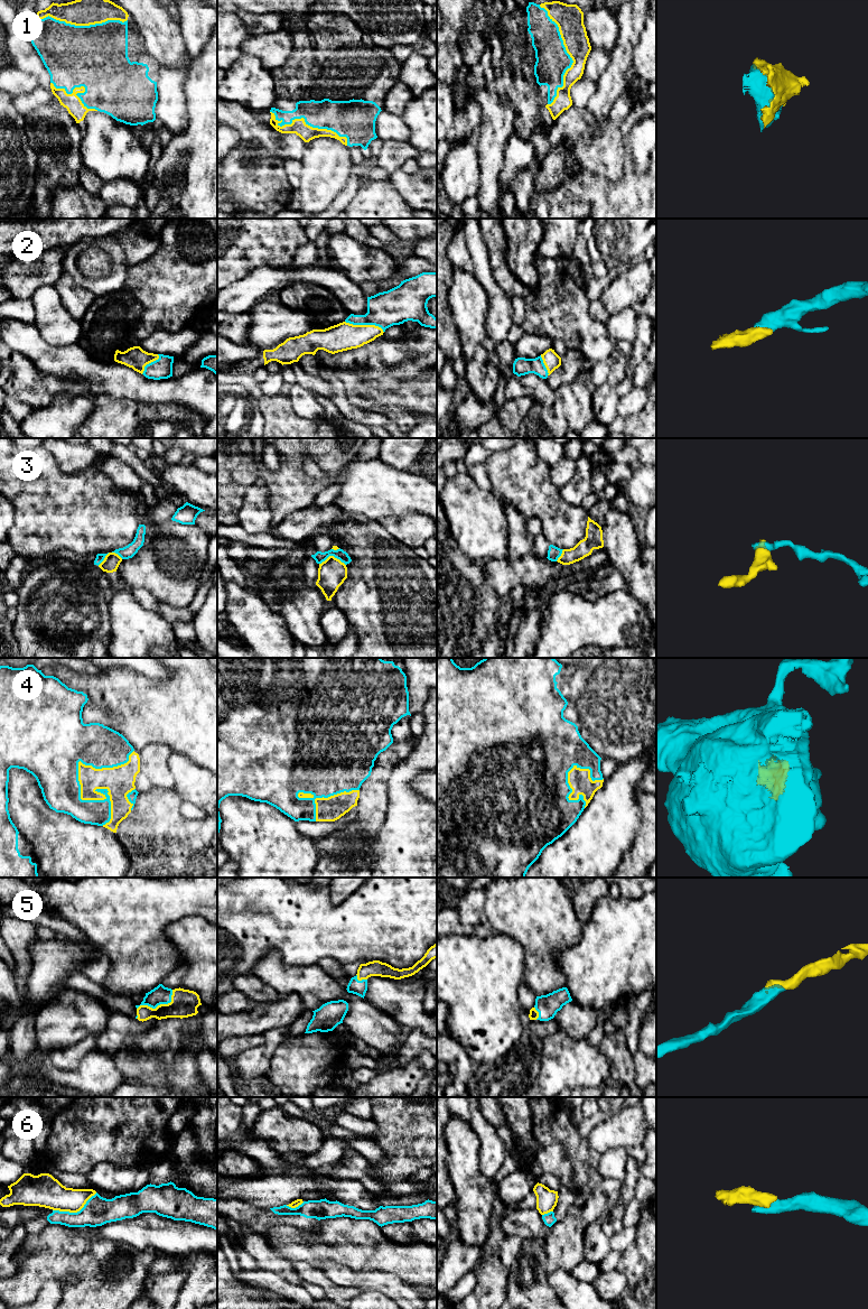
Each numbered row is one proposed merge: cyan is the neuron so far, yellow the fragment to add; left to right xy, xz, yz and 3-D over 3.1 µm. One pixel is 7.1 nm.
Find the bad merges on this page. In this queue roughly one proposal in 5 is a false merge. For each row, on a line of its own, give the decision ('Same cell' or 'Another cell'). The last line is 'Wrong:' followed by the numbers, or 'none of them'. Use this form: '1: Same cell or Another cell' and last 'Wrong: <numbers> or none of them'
1: Same cell
2: Same cell
3: Another cell
4: Same cell
5: Same cell
6: Another cell
Wrong: 3, 6

